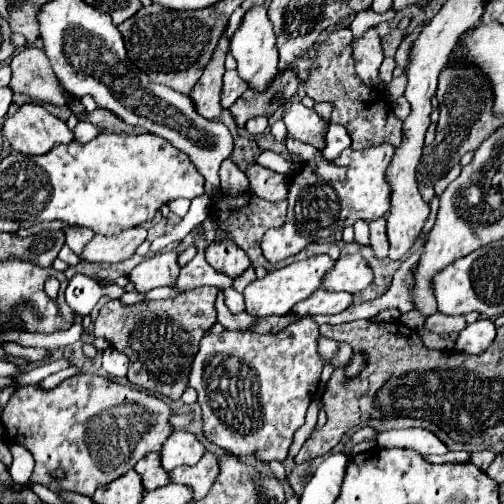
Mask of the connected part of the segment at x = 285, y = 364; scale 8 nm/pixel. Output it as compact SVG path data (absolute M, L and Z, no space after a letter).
M302 317L278 335L258 335L252 331L224 331L220 335L206 333L200 341L200 351L194 357L190 373L190 387L198 391L206 437L218 447L232 451L236 457L252 457L264 465L270 461L284 461L294 433L304 425L306 409L320 385L322 361L316 351L316 339L318 325L310 317Z

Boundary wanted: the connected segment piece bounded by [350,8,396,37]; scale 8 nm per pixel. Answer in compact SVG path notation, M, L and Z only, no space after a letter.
M369 8L356 14L350 24L350 30L354 37L358 37L365 33L370 27L382 23L382 21L392 21L394 15L396 15L394 11L386 11L386 13L378 14Z

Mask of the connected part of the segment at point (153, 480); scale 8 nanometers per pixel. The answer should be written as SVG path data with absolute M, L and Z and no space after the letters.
M148 453L134 465L134 469L142 475L142 485L148 491L168 485L168 471L164 471L160 465L160 453Z

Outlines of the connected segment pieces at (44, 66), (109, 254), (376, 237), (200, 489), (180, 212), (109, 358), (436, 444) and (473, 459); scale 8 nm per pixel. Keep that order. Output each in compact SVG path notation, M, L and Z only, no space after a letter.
M24 47L12 57L10 67L12 67L10 87L16 93L28 95L30 101L70 107L68 97L62 85L58 83L42 49Z
M146 227L128 229L128 231L124 231L124 233L116 235L116 237L96 235L86 245L86 249L84 249L84 253L80 257L90 261L90 263L102 263L102 261L118 263L118 261L126 261L144 243L146 235L148 235Z
M380 217L370 223L370 245L376 257L384 259L388 255L388 235L386 235L386 217Z
M204 453L204 457L196 465L184 465L172 469L170 481L190 485L194 489L194 501L198 501L208 493L212 481L216 481L216 473L220 473L218 457L214 453Z
M180 198L168 203L169 210L176 214L178 217L183 218L189 210L191 201L188 199Z
M108 347L104 353L102 353L102 369L110 375L110 377L126 377L128 373L128 357L118 353L116 349Z
M400 429L400 431L384 431L376 439L380 447L408 447L416 453L434 453L434 455L446 455L448 445L440 441L432 431L428 429Z
M491 450L475 452L472 453L470 457L470 463L476 465L482 471L486 471L486 469L490 466L490 464L494 461L494 459L497 456L498 454Z

